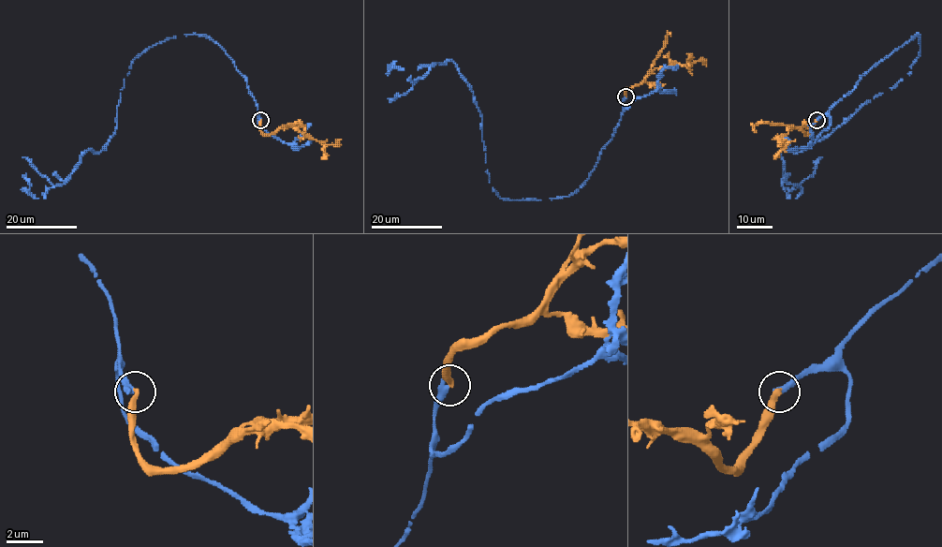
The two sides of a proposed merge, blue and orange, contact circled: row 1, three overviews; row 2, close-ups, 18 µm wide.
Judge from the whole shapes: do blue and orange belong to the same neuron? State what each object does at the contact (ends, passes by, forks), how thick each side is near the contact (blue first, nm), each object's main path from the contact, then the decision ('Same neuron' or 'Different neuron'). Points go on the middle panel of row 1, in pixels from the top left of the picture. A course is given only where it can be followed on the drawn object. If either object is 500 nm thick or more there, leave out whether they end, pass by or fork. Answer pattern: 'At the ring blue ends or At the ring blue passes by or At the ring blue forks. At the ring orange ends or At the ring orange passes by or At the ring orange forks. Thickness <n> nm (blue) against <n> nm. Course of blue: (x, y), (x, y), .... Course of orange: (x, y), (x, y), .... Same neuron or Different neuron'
At the ring blue ends. At the ring orange ends. Thickness 400 nm (blue) against 320 nm. Course of blue: (625, 96), (574, 192), (503, 199), (458, 67), (435, 63), (414, 81), (391, 67). Course of orange: (625, 96), (625, 92), (640, 84), (655, 68), (669, 67), (674, 63), (689, 66), (701, 61), (706, 66). Different neuron

